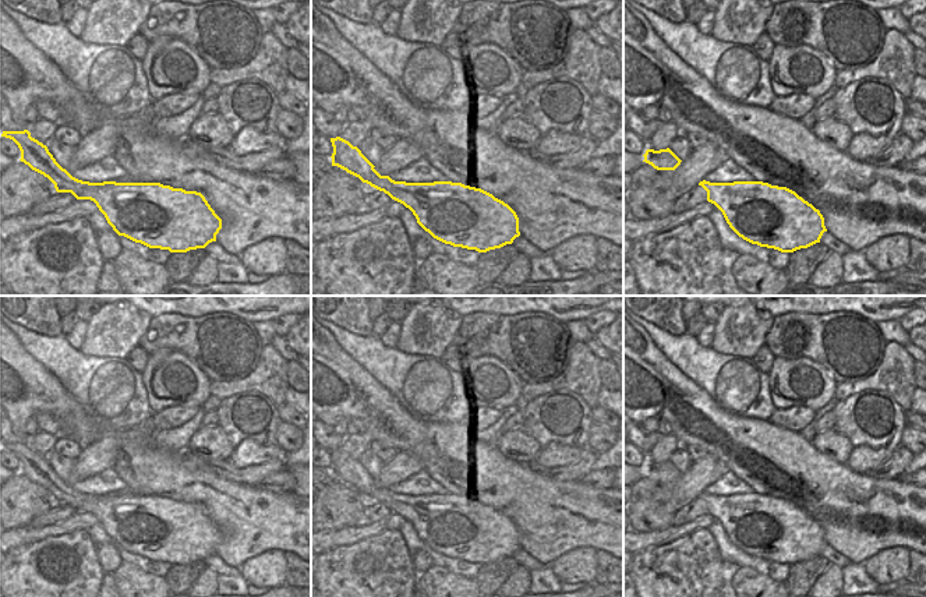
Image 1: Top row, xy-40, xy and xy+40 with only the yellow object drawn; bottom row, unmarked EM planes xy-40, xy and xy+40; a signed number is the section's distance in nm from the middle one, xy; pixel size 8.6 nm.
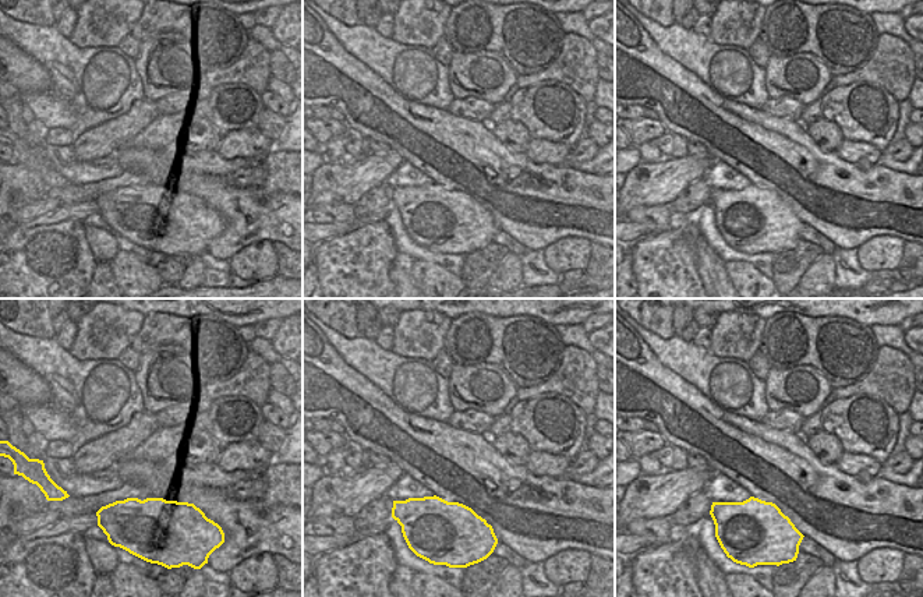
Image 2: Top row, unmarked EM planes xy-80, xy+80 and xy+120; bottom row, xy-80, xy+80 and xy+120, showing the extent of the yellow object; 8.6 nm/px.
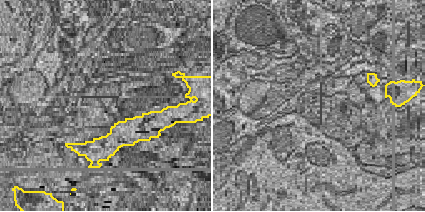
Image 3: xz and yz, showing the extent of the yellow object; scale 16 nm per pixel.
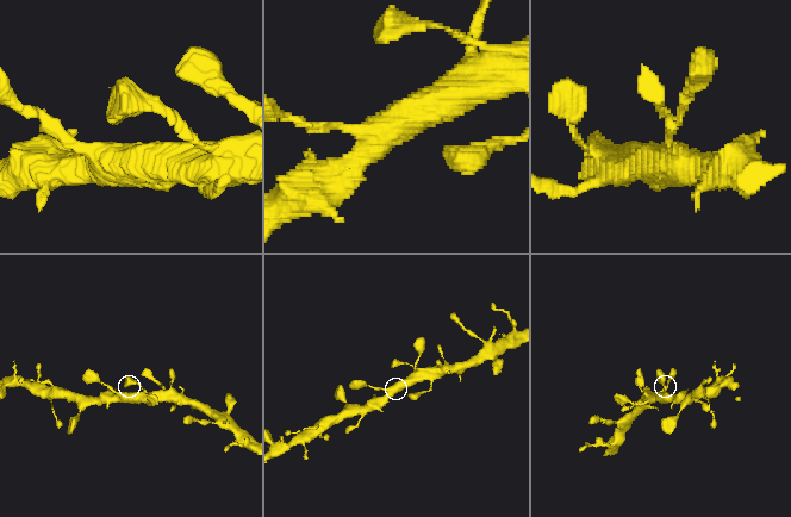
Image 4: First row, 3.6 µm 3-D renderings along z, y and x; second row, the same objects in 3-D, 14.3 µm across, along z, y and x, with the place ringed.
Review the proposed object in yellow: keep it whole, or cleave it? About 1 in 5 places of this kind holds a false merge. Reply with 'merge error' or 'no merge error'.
no merge error

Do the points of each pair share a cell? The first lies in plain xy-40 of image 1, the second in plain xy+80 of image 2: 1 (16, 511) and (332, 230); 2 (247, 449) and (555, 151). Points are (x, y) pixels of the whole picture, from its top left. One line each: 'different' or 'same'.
1: different
2: same

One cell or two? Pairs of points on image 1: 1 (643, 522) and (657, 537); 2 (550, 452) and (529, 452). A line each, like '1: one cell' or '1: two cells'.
1: two cells
2: two cells

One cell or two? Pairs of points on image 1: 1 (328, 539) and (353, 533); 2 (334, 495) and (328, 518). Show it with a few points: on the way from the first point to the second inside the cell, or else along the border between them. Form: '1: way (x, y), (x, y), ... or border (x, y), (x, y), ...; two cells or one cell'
1: way (334, 537), (347, 536); one cell
2: way (334, 501), (331, 514); one cell

